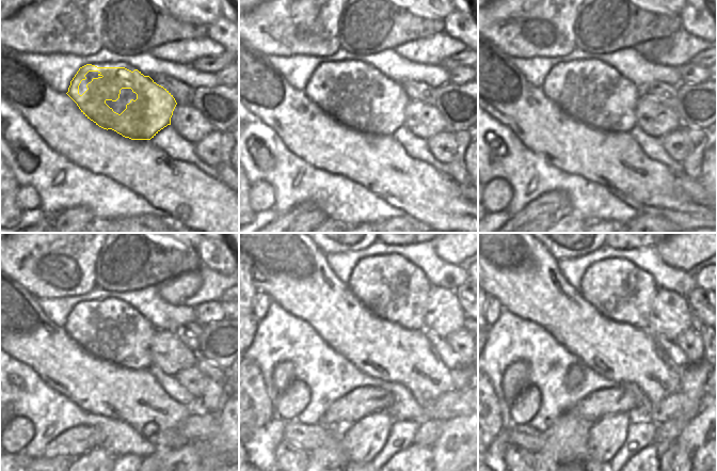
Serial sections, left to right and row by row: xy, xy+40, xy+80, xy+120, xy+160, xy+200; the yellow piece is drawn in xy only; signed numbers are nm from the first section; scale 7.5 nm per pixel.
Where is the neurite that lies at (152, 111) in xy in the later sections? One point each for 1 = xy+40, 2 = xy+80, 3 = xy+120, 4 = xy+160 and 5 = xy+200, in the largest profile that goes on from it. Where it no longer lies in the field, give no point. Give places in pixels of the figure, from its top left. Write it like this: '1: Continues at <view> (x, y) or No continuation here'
1: Continues at xy+40 (387, 113)
2: Continues at xy+80 (625, 94)
3: Continues at xy+120 (94, 341)
4: Continues at xy+160 (384, 302)
5: Continues at xy+200 (608, 285).

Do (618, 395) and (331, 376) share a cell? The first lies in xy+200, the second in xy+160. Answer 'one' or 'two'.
two

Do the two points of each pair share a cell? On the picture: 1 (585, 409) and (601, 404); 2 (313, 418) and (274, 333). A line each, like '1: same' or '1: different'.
1: same
2: same

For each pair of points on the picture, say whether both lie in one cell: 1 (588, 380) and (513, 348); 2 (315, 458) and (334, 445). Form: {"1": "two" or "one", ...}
{"1": "one", "2": "one"}

